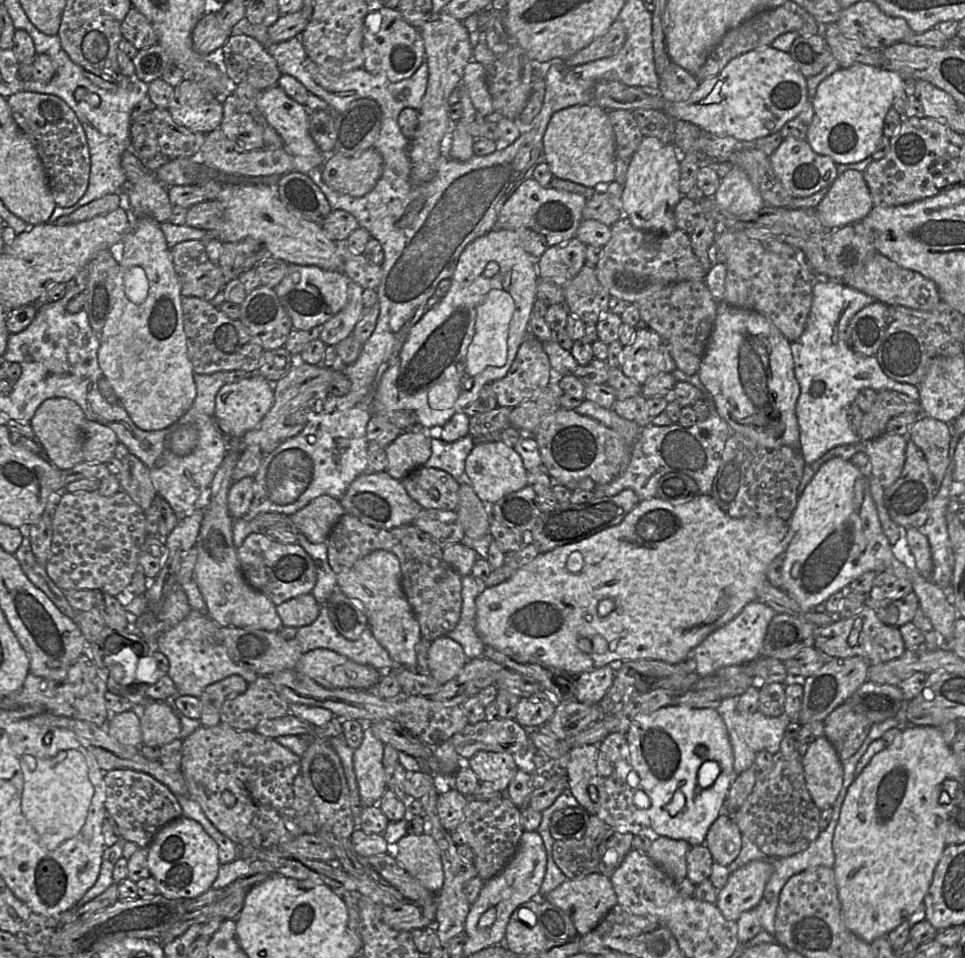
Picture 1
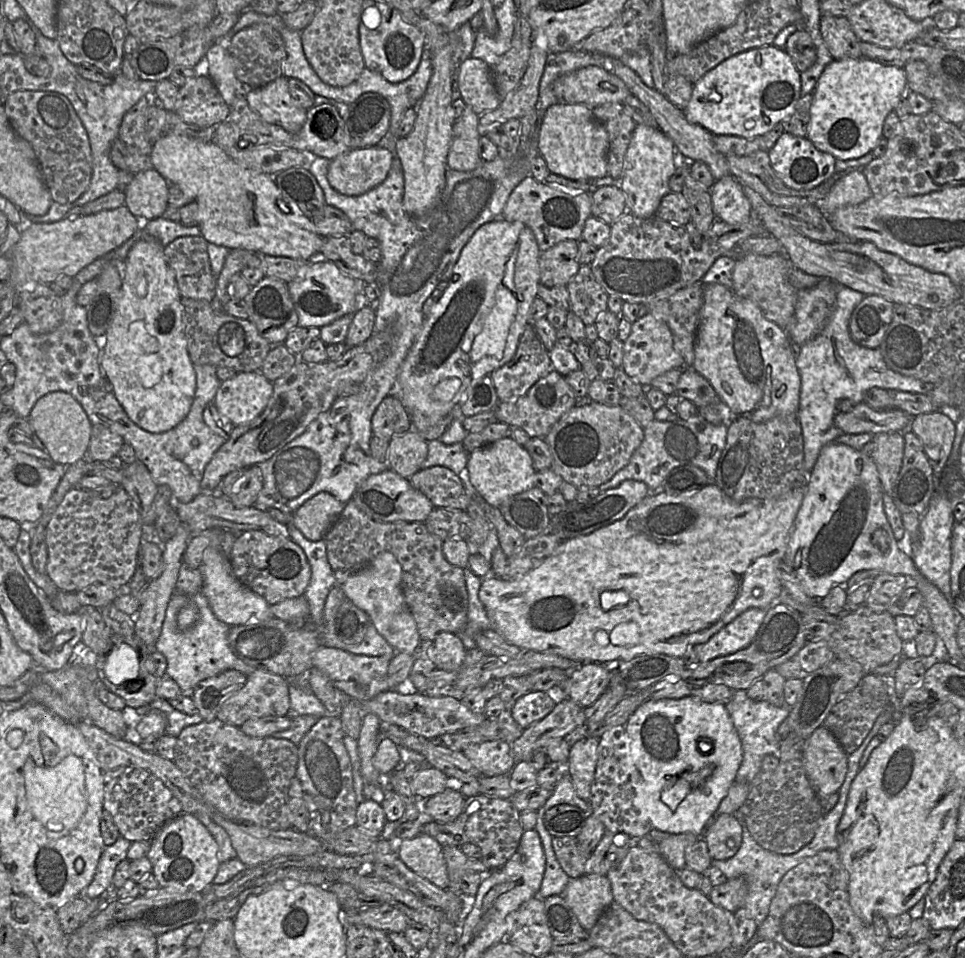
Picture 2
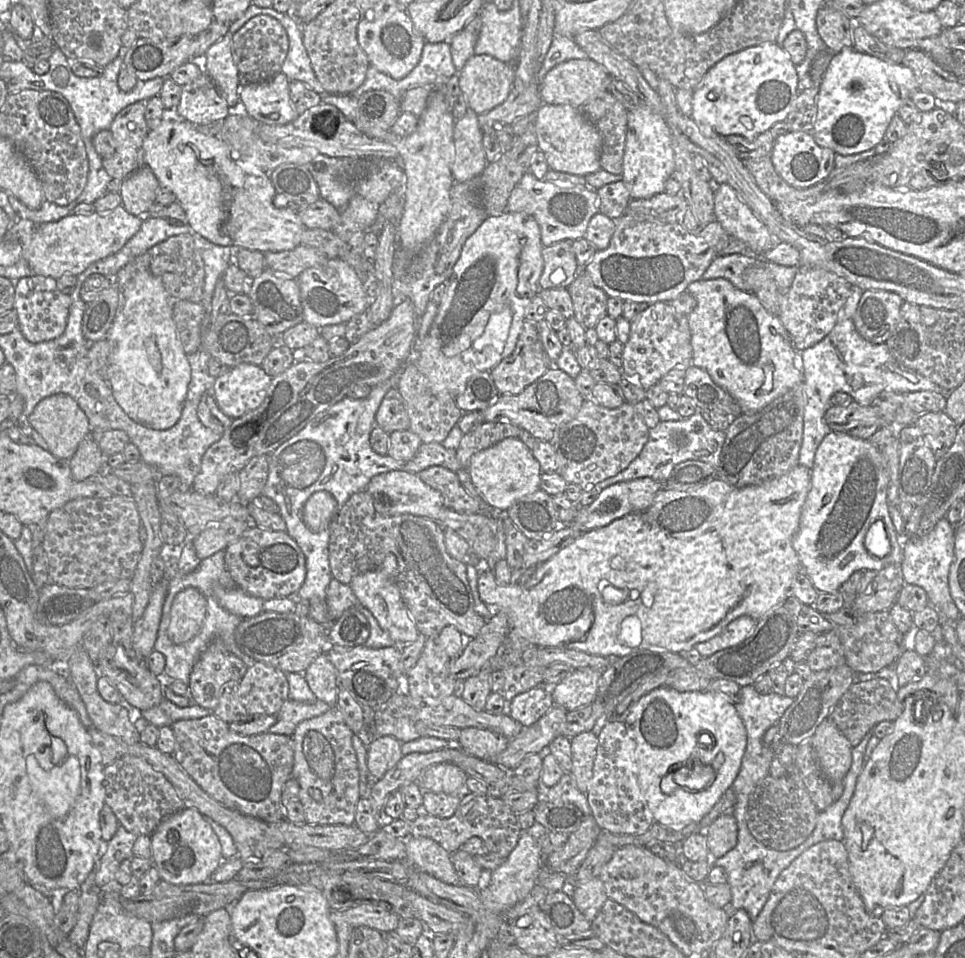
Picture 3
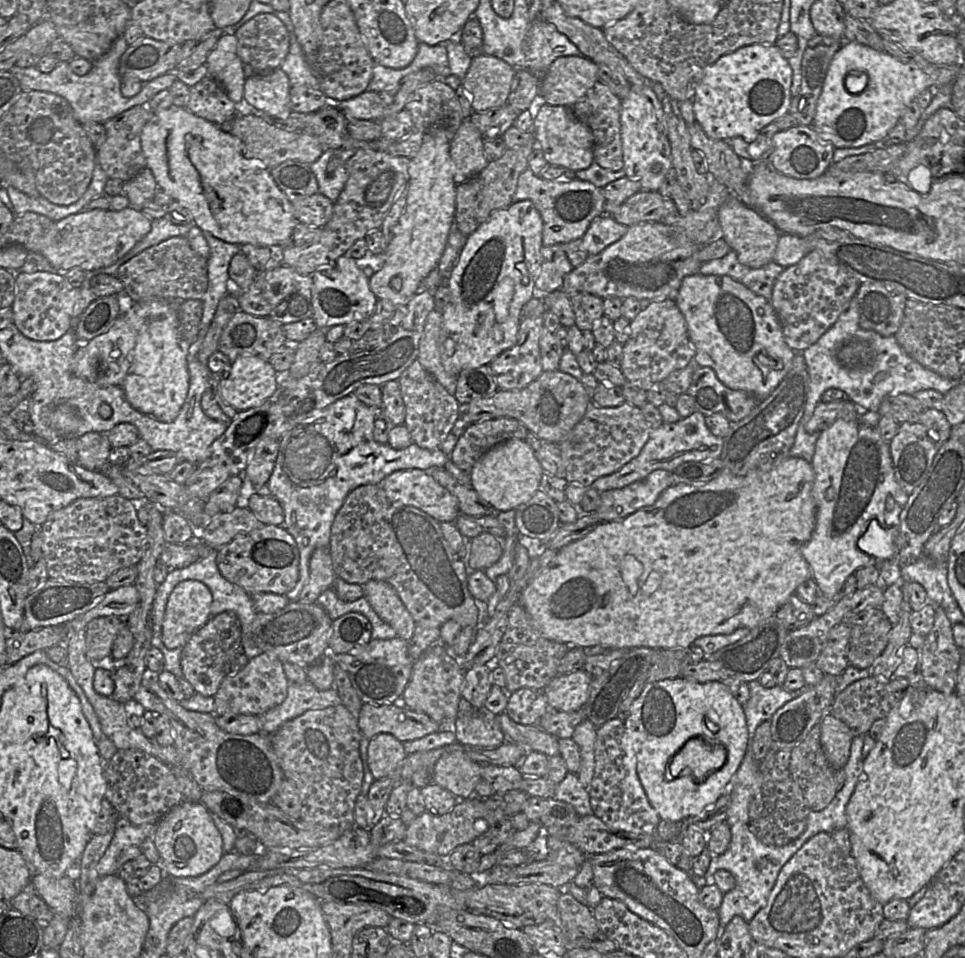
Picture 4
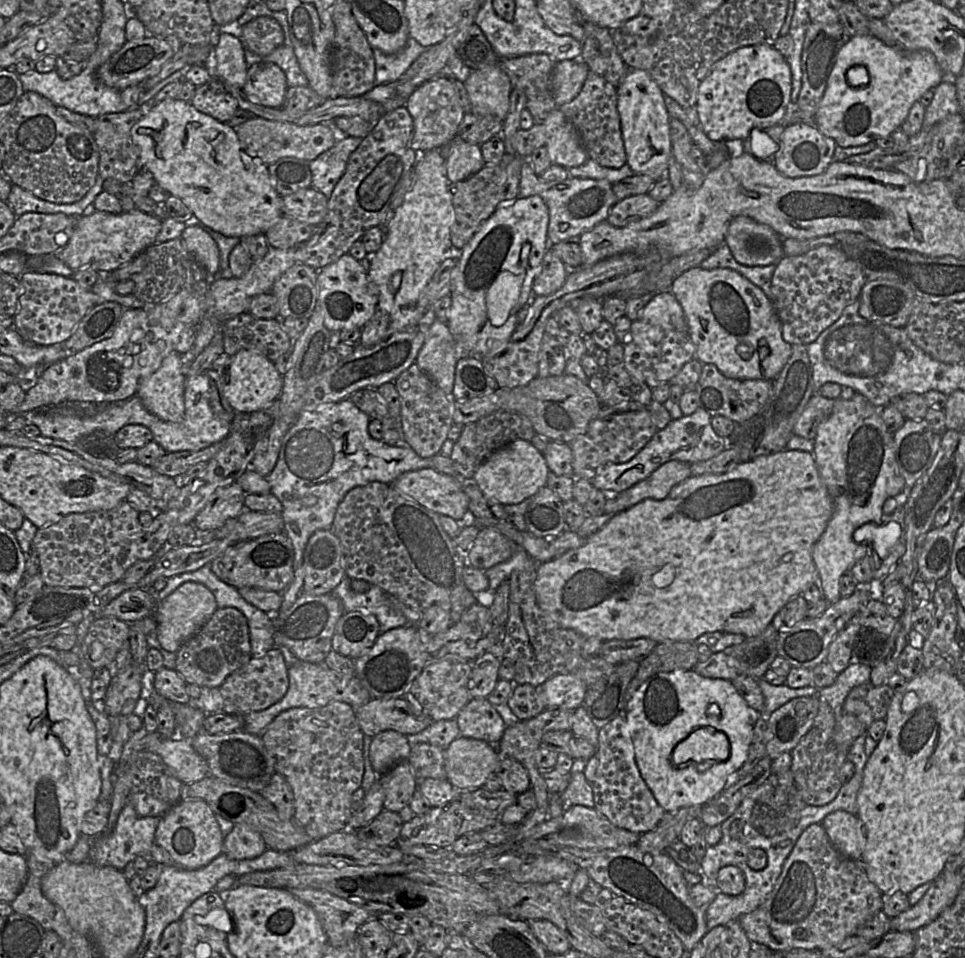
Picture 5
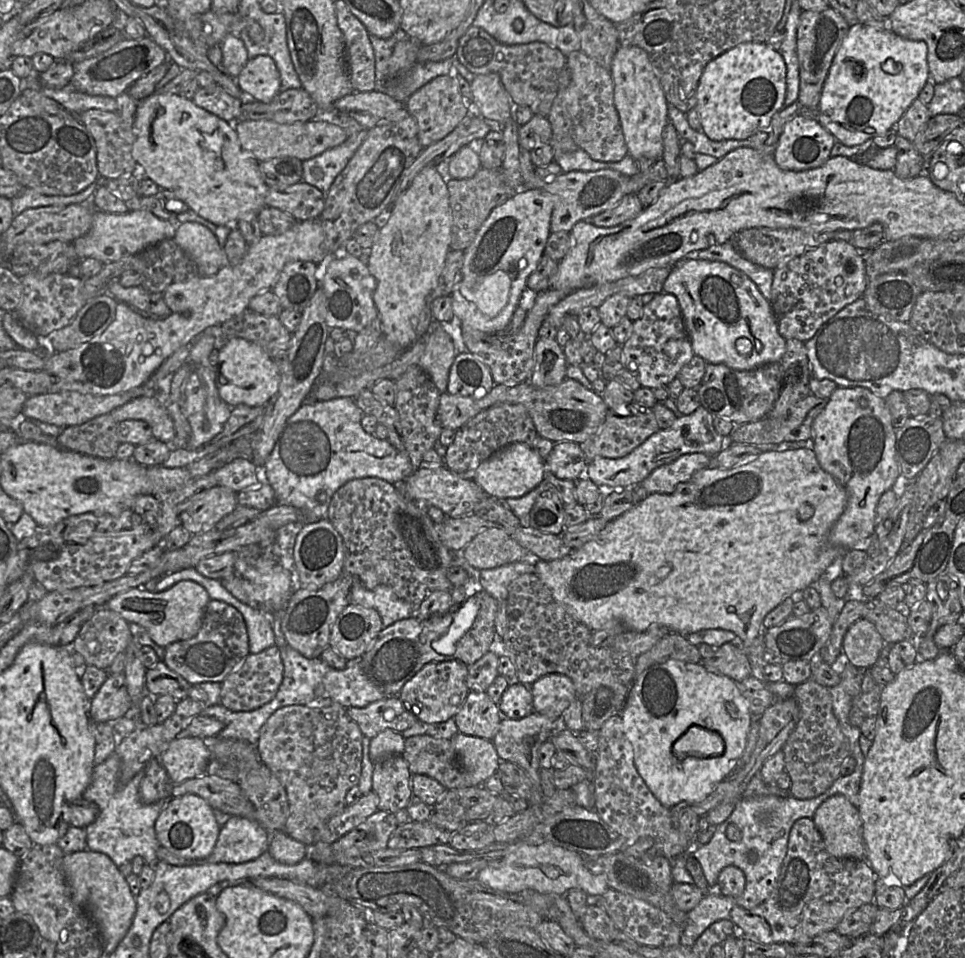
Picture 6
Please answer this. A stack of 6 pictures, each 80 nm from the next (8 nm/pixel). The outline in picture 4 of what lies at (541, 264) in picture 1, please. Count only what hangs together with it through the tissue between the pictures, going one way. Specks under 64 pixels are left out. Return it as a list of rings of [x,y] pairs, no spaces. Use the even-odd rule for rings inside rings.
[[[562,244],[542,247],[543,263],[535,281],[536,294],[553,292],[562,287],[564,278],[573,270]]]

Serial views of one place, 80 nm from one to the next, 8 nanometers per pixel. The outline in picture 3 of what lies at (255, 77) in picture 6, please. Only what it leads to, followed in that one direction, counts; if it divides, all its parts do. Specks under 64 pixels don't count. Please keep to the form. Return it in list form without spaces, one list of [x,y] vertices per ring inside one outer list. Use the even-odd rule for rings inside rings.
[[[281,71],[267,81],[243,84],[240,100],[251,117],[266,125],[285,125],[298,116],[290,99],[289,80]]]

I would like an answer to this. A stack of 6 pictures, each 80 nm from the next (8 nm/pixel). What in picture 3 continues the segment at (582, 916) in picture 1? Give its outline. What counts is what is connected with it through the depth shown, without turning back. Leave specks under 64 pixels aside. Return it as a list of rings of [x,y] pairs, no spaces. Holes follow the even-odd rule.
[[[593,878],[587,882],[578,882],[572,899],[585,918],[592,922],[608,896],[603,881],[600,878]]]

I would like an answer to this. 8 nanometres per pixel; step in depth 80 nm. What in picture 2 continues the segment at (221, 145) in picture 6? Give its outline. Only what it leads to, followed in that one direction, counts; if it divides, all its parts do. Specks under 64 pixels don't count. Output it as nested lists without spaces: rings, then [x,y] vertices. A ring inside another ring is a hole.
[[[162,134],[152,145],[151,162],[153,169],[166,179],[170,185],[178,186],[186,196],[190,197],[193,202],[198,204],[197,226],[201,231],[201,236],[204,237],[207,242],[219,246],[225,246],[230,250],[245,249],[252,251],[255,254],[283,256],[305,261],[310,261],[311,259],[315,259],[320,256],[319,253],[321,251],[323,237],[317,232],[313,221],[307,216],[301,214],[295,204],[286,203],[284,201],[281,191],[278,189],[270,175],[241,167],[213,142],[205,142],[203,140],[184,135]]]

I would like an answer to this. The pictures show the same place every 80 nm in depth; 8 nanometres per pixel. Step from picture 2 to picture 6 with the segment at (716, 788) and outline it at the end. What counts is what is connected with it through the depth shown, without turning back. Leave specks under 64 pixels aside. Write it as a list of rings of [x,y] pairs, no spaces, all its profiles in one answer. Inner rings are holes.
[[[673,659],[653,665],[637,677],[629,689],[622,710],[616,714],[622,717],[625,735],[633,747],[638,773],[658,801],[669,809],[684,801],[704,800],[720,782],[729,777],[744,753],[753,722],[748,702],[734,680],[707,670],[701,662],[688,663]],[[693,725],[719,733],[725,743],[724,752],[715,757],[677,755],[673,751],[674,742]]]

